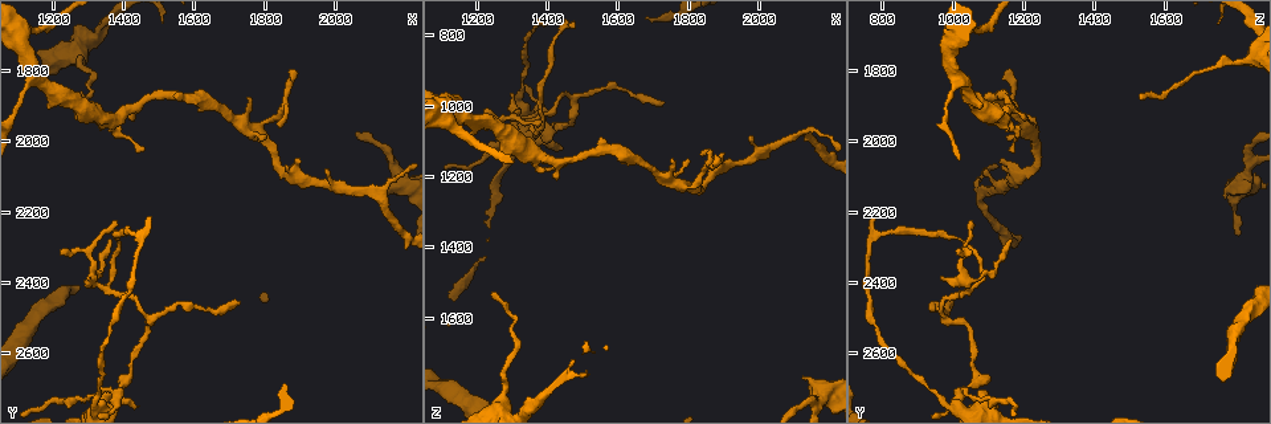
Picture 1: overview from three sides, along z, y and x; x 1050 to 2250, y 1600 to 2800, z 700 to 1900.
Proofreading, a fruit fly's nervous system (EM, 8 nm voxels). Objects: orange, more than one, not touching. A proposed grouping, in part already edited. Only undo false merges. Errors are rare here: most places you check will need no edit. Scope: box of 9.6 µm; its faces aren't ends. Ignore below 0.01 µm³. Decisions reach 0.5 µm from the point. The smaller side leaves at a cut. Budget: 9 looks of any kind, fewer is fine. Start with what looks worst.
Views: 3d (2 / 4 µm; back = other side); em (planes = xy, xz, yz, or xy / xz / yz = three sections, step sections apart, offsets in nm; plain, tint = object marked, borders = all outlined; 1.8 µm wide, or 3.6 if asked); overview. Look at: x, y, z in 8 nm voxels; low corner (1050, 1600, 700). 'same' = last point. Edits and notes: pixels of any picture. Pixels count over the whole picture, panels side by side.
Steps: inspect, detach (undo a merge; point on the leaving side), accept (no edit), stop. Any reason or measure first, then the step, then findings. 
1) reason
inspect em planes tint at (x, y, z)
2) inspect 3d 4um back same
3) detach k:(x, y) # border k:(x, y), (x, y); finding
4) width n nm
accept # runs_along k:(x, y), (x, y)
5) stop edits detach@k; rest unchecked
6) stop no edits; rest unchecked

four-way junction
inspect em planes tint at (1350, 2420, 1050)

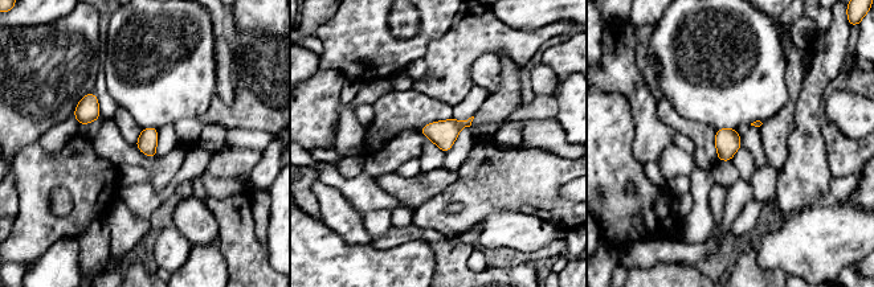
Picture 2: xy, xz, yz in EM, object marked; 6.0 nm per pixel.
accept # all the same neuron

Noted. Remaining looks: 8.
thin neck
inspect 3d 4um at (1290, 2740, 1060)

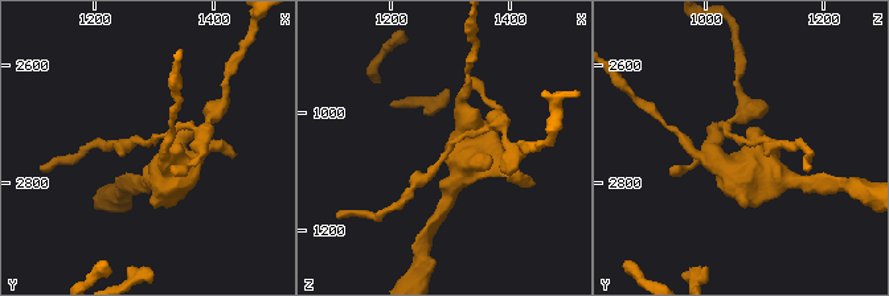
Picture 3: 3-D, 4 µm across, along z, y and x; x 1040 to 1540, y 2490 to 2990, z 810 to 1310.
shape alone is not enough
inspect em 3.6um planes tint at (1300, 2735, 1065)

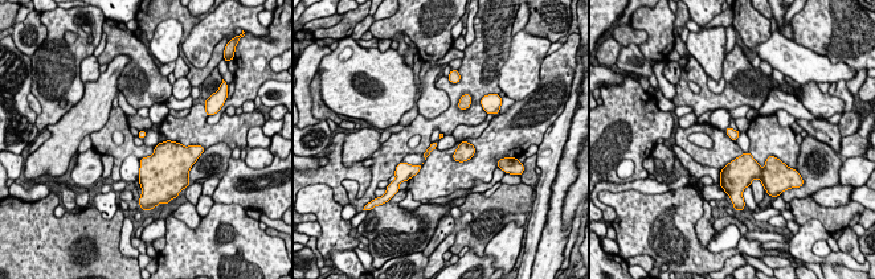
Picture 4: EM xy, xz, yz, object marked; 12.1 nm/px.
accept # runs_along 4:(441, 135), (425, 155); all the same neuron

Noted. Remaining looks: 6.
a fork
inspect 3d 2um back at (2170, 2060, 1850)

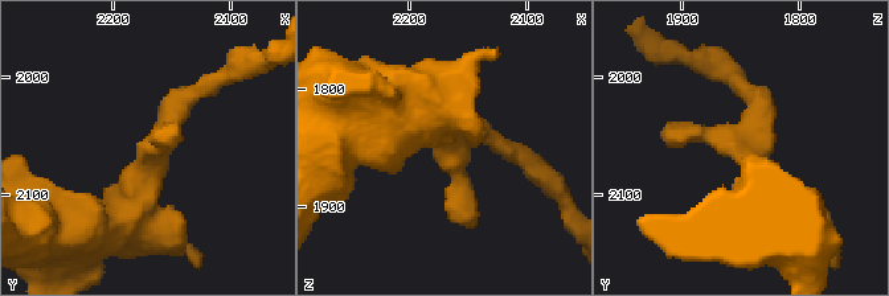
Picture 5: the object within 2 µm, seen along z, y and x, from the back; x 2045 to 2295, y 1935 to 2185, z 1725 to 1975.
shape alone is not enough
inspect em yz step 16 tint at (2166, 2064, 1846)

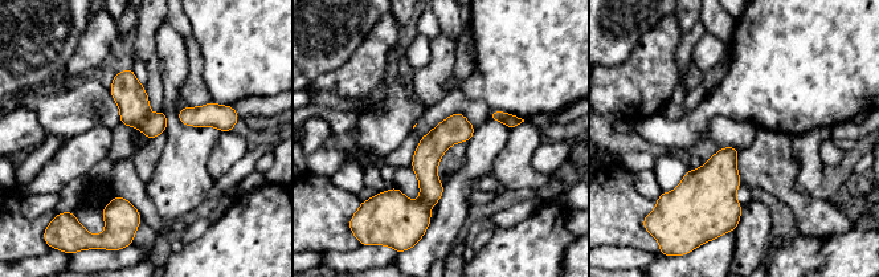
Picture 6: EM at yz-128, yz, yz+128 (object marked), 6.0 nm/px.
another direction
inspect em planes tint same

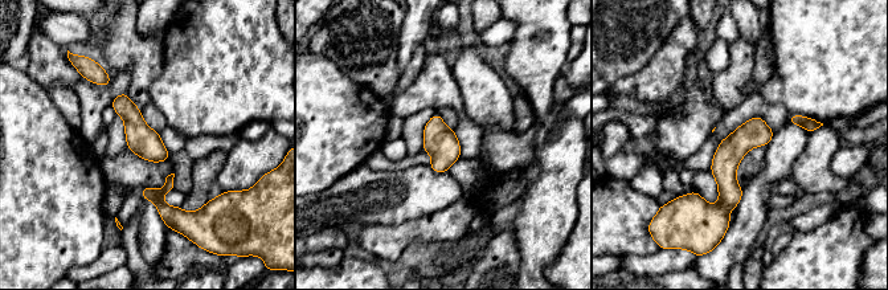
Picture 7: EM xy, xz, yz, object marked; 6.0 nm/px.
accept # runs_along 7:(757, 119), (727, 158), (725, 220); continuous, no second neuron

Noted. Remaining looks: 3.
calibre changes
inspect em yz step 8 tint at (1140, 1690, 1060)

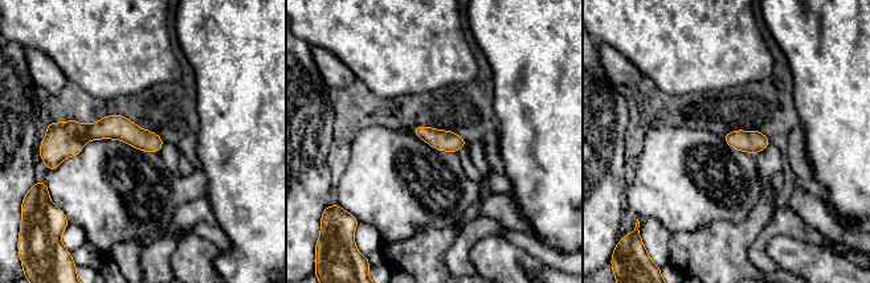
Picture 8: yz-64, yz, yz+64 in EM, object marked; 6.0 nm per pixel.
another direction
inspect em planes borders same

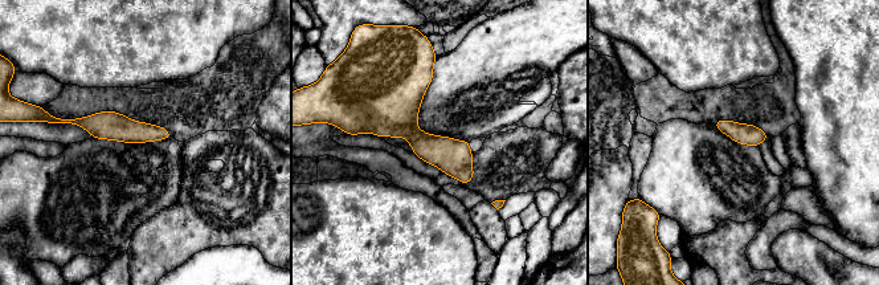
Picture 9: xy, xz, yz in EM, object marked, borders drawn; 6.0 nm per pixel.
width 130 nm
accept # runs_along 9:(66, 121), (167, 134); all the same neuron

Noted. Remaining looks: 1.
stop no edits; rest unchecked

